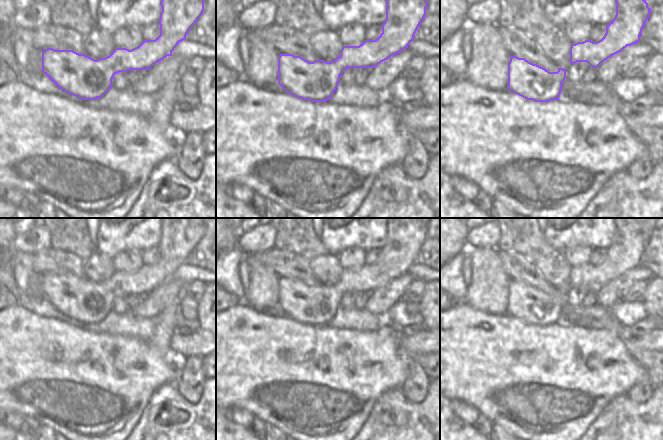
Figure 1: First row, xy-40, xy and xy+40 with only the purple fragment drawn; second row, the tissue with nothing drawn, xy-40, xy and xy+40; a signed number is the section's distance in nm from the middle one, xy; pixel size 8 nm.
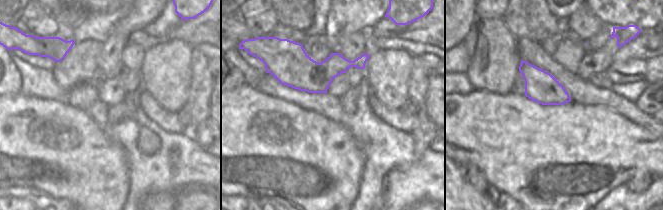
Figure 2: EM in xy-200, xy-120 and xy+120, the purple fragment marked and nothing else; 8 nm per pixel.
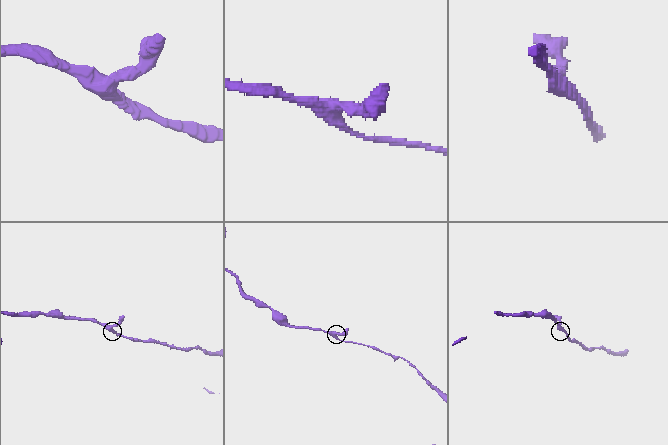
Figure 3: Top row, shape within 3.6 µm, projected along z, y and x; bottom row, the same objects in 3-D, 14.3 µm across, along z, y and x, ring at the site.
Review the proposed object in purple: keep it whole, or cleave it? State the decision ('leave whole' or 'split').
leave whole

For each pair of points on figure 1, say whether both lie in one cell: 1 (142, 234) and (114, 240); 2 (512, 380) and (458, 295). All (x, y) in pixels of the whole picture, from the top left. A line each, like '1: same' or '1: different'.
1: same
2: different

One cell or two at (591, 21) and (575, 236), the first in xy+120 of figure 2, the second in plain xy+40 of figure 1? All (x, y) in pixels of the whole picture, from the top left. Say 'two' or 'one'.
two

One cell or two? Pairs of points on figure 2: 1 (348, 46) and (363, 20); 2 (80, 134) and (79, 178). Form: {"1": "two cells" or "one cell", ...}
{"1": "two cells", "2": "one cell"}

